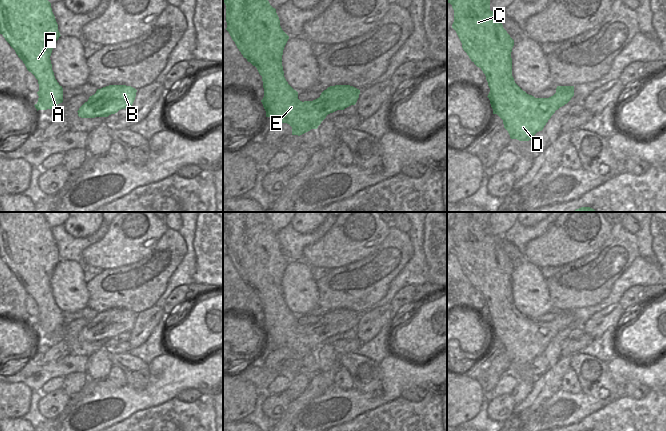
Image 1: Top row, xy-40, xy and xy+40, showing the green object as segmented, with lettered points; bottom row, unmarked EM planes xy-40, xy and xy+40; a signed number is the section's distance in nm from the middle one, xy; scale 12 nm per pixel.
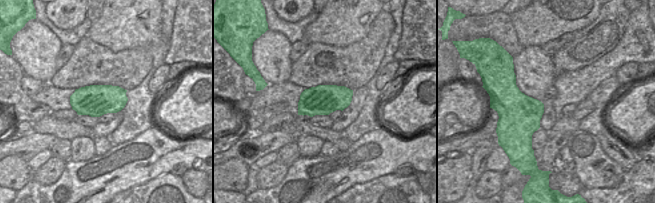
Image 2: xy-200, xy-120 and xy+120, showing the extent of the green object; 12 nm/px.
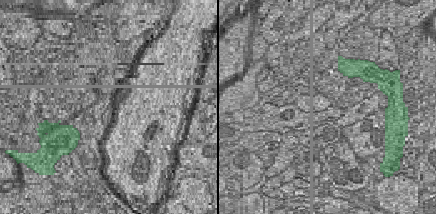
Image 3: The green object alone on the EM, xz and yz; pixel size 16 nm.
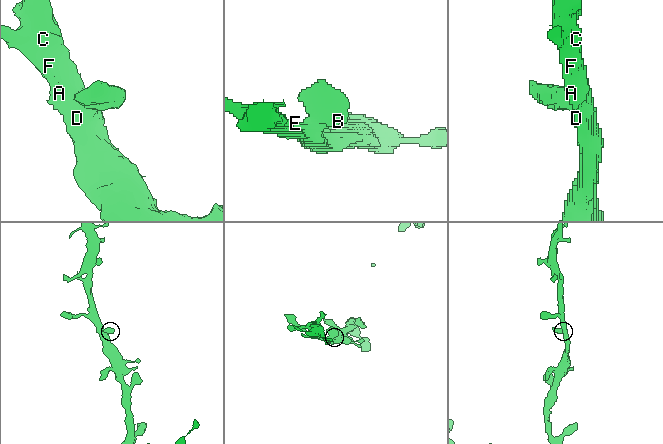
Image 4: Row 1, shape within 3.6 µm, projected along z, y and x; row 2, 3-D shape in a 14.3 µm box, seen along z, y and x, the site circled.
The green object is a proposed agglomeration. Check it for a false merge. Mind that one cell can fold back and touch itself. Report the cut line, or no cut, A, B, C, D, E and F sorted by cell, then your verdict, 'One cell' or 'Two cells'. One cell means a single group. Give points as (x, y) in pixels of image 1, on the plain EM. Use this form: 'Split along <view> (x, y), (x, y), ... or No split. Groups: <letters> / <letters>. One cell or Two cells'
No split. Groups: A B C D E F. One cell.

